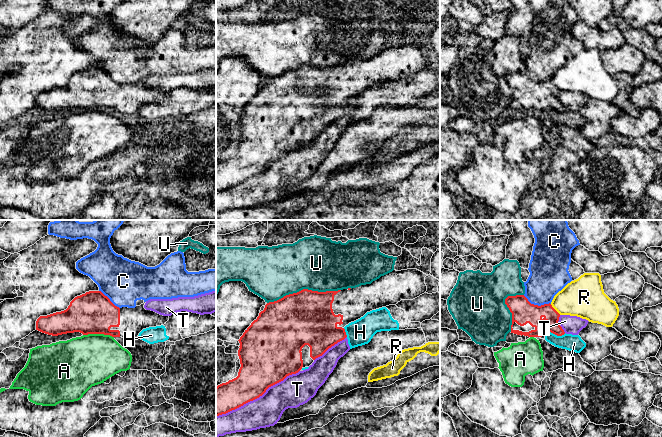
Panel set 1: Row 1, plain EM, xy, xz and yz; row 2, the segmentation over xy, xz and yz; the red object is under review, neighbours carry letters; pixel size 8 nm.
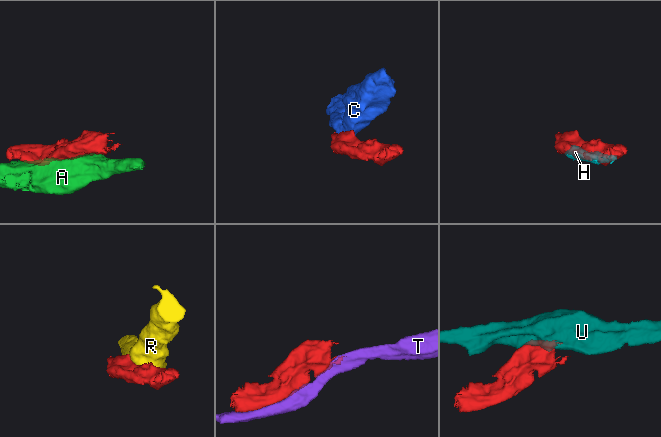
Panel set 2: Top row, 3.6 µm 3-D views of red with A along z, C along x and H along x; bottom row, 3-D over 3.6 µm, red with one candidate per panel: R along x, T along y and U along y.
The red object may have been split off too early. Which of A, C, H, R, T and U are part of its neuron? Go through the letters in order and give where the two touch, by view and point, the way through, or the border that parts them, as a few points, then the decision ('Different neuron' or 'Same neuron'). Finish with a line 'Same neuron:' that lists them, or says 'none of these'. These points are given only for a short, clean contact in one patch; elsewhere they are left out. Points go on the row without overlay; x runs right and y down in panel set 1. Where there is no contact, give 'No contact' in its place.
A: Touches red at xy (98, 109). Different neuron
C: Touches red at yz (537, 81). Different neuron
H: Touches red at yz (554, 109). Different neuron
R: Touches red at yz (554, 85). Different neuron
T: Touches red at xz (257, 173). Different neuron
U: Touches red at xz (303, 65). Different neuron
Same neuron: none of these

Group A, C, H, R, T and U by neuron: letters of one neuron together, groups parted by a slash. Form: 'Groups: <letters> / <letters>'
Groups: A / C / H / R / T / U

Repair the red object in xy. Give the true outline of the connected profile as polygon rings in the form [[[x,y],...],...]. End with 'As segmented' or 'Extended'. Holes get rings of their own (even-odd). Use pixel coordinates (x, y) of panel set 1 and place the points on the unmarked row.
[[[89,67],[75,73],[66,86],[40,92],[36,97],[36,106],[52,112],[80,108],[83,111],[104,110],[125,115],[137,114],[143,105],[164,101],[169,96],[169,92],[146,86],[145,79],[135,84],[119,84],[101,67]]]. Extended

